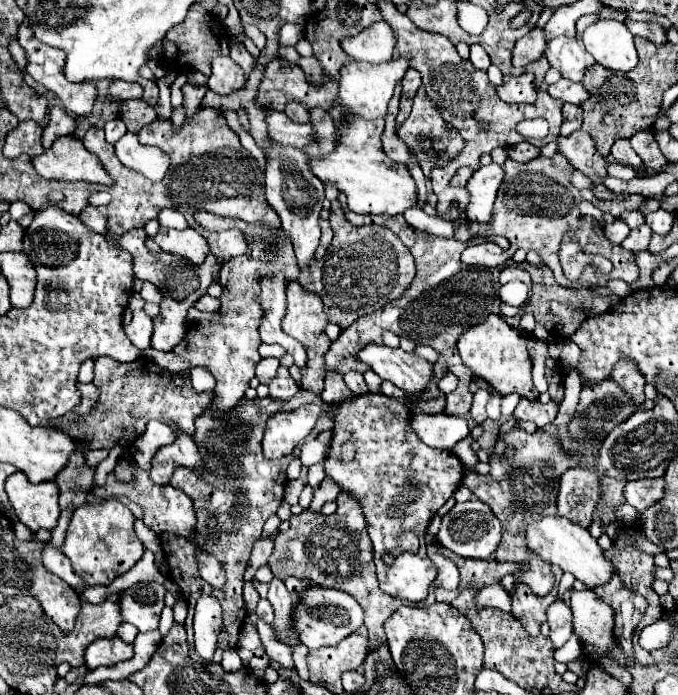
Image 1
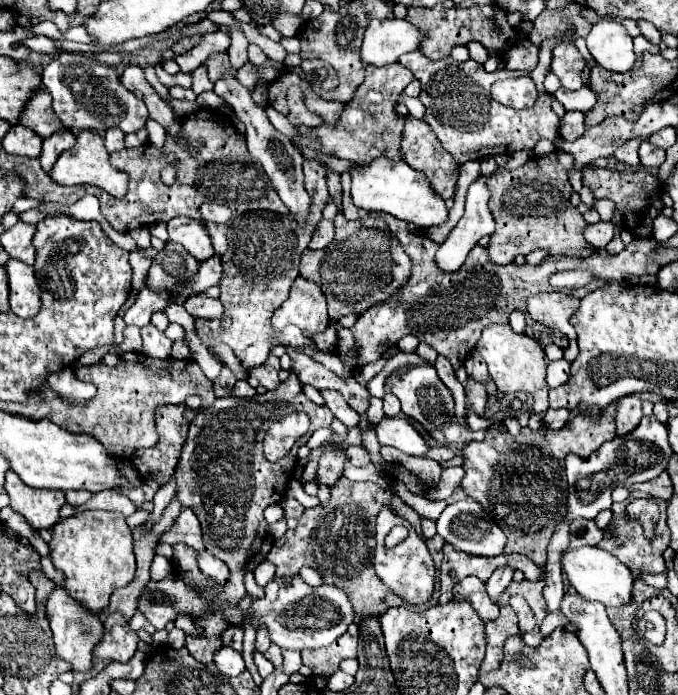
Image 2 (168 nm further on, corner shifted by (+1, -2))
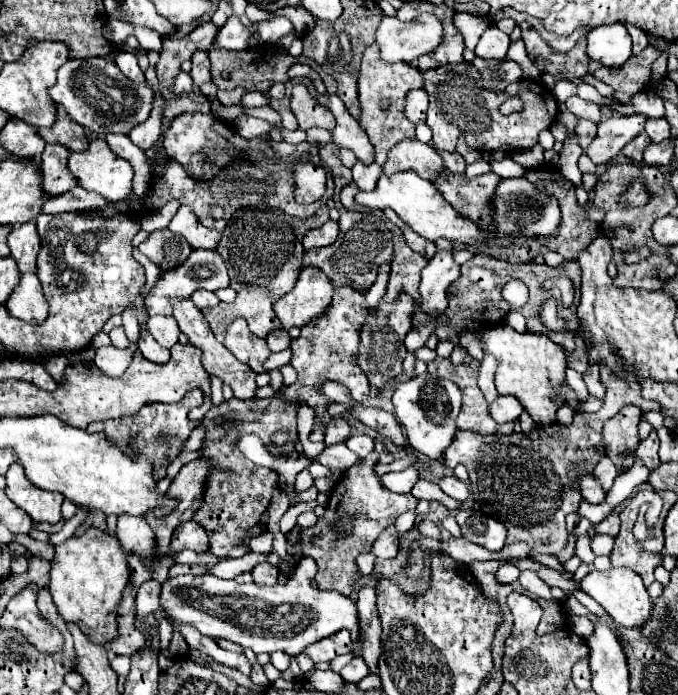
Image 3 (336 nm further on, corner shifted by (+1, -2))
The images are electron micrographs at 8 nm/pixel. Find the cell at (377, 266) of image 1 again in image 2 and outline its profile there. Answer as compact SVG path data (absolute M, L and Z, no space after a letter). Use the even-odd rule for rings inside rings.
M328 170L330 198L338 206L334 218L336 236L324 250L306 250L300 262L300 276L318 284L328 300L330 320L340 320L348 314L364 314L378 302L386 302L392 294L400 292L410 278L412 262L402 250L398 238L390 232L382 218L368 218L364 222L348 222L340 212L340 174Z

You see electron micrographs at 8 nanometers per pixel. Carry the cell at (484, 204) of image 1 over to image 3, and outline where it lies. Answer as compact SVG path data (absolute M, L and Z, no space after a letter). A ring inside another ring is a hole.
M454 250L436 252L436 256L428 260L426 268L422 270L420 312L434 314L448 308L446 288L460 276L460 266L454 262L452 254Z

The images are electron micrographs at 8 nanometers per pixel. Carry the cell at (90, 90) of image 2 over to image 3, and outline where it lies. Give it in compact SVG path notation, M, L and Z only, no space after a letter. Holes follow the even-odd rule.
M70 58L58 70L58 82L50 88L50 96L56 104L66 108L70 118L92 134L128 134L136 124L150 116L154 92L146 82L136 84L128 80L112 58Z

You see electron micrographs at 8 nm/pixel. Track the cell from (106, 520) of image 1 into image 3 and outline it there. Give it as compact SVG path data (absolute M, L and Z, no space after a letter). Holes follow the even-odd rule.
M88 528L78 538L68 538L56 546L50 572L50 594L58 614L66 622L74 622L90 638L92 644L108 644L118 638L116 612L122 592L130 580L126 554L116 542L116 536L104 534L98 528Z

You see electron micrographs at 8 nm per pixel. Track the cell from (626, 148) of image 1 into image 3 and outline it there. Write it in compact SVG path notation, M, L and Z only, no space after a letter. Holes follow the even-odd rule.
M642 132L642 134L638 134L632 142L628 142L628 146L624 146L622 154L628 156L630 160L634 160L634 162L642 162L642 152L644 152L644 148L646 148L648 144L650 144L650 138Z

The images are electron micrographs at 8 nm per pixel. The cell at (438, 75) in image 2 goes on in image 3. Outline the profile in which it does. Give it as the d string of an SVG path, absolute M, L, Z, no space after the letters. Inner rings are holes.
M470 62L428 70L422 76L424 88L430 96L426 124L434 132L432 146L438 150L454 152L460 136L464 136L466 144L474 150L502 150L506 154L512 154L516 150L528 150L538 142L538 134L550 128L558 116L558 102L554 100L550 90L538 82L520 80L510 84L504 92L490 92L480 86L480 74ZM510 96L520 96L524 108L514 114L502 114L500 106Z

